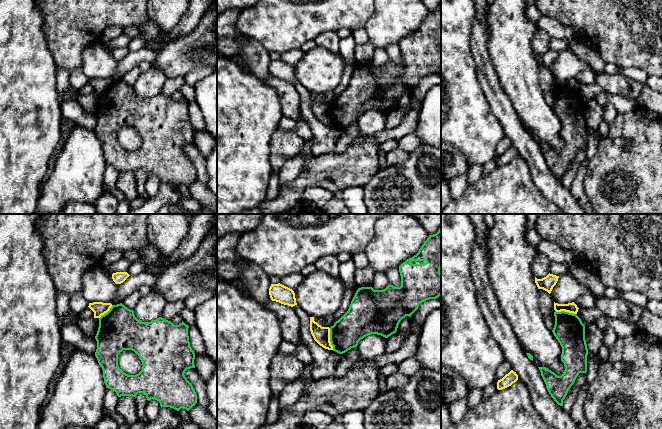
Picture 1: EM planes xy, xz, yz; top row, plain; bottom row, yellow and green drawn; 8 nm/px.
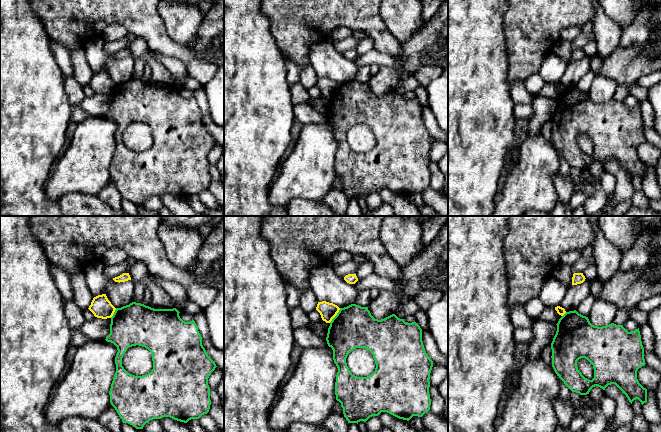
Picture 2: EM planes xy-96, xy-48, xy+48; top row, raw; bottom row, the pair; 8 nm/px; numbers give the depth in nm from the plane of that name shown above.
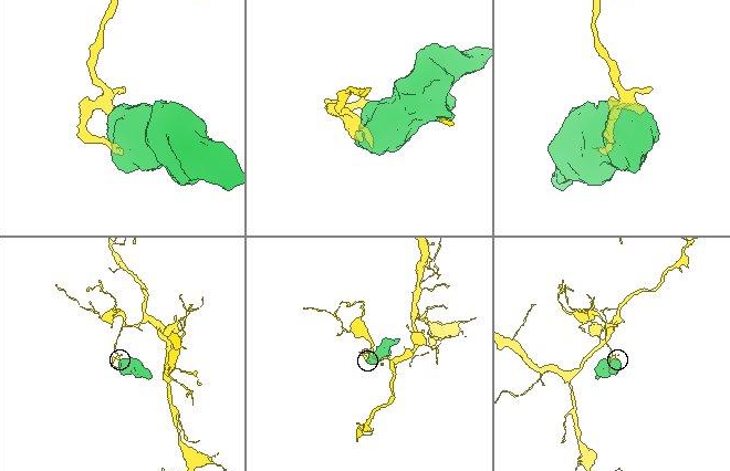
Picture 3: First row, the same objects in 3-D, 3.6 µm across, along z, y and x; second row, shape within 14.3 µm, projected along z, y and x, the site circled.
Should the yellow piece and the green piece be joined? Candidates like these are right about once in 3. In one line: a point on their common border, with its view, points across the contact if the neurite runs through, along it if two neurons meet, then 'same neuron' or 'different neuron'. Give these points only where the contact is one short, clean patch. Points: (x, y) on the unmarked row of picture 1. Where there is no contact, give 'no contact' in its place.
xz (329, 115) | along xz (329, 104), (329, 117), (333, 125) | different neuron

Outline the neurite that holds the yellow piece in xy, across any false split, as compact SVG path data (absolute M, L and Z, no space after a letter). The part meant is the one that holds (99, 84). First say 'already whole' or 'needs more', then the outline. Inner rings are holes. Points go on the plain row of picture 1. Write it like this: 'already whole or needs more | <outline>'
already whole | M93 78L89 79L88 83L94 88L94 94L100 94L102 91L104 91L110 86L112 80L103 78Z

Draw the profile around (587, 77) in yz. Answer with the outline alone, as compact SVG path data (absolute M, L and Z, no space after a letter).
M585 70L578 73L574 79L578 84L591 85L595 83L595 73L592 70Z

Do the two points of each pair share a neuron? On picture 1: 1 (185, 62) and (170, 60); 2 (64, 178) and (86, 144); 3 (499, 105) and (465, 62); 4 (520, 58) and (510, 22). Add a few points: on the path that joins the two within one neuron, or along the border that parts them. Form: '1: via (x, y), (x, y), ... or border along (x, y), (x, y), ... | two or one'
1: via (181, 60), (174, 60) | one
2: via (72, 170), (81, 161), (82, 152) | one
3: border along (472, 56), (476, 62), (476, 76), (488, 100) | two
4: via (511, 49), (510, 31) | one

